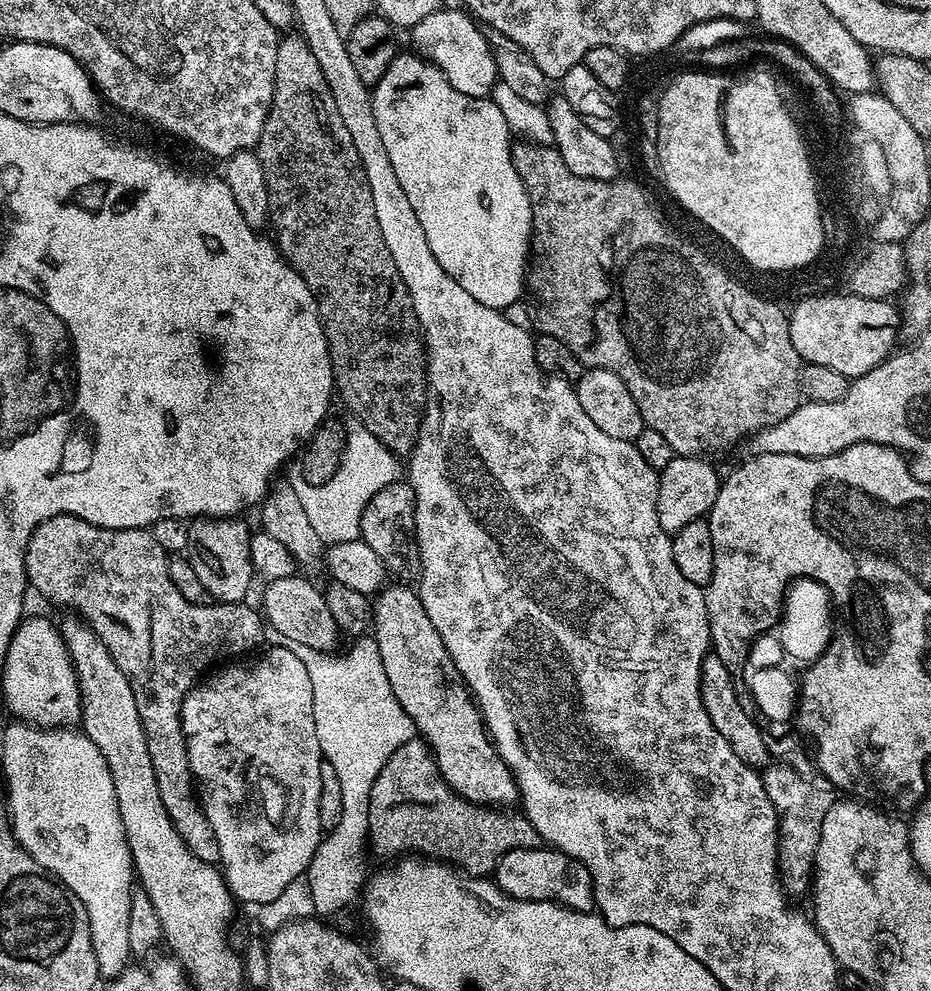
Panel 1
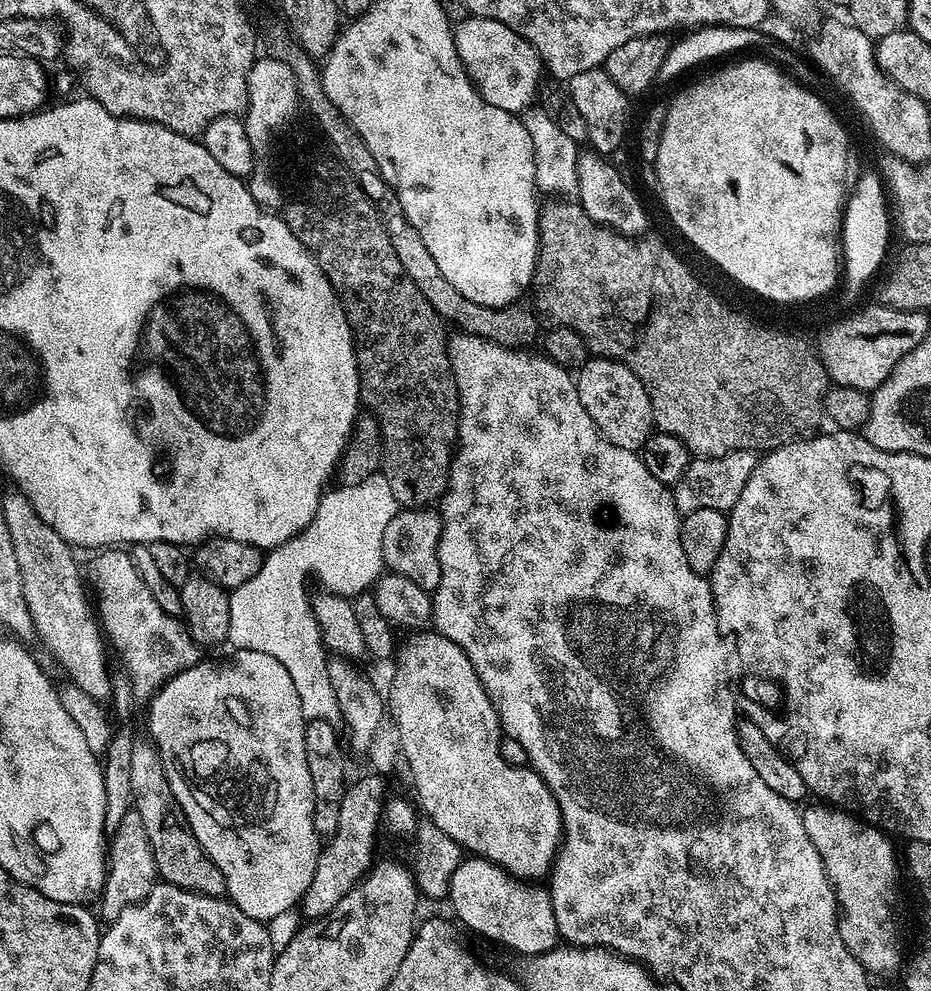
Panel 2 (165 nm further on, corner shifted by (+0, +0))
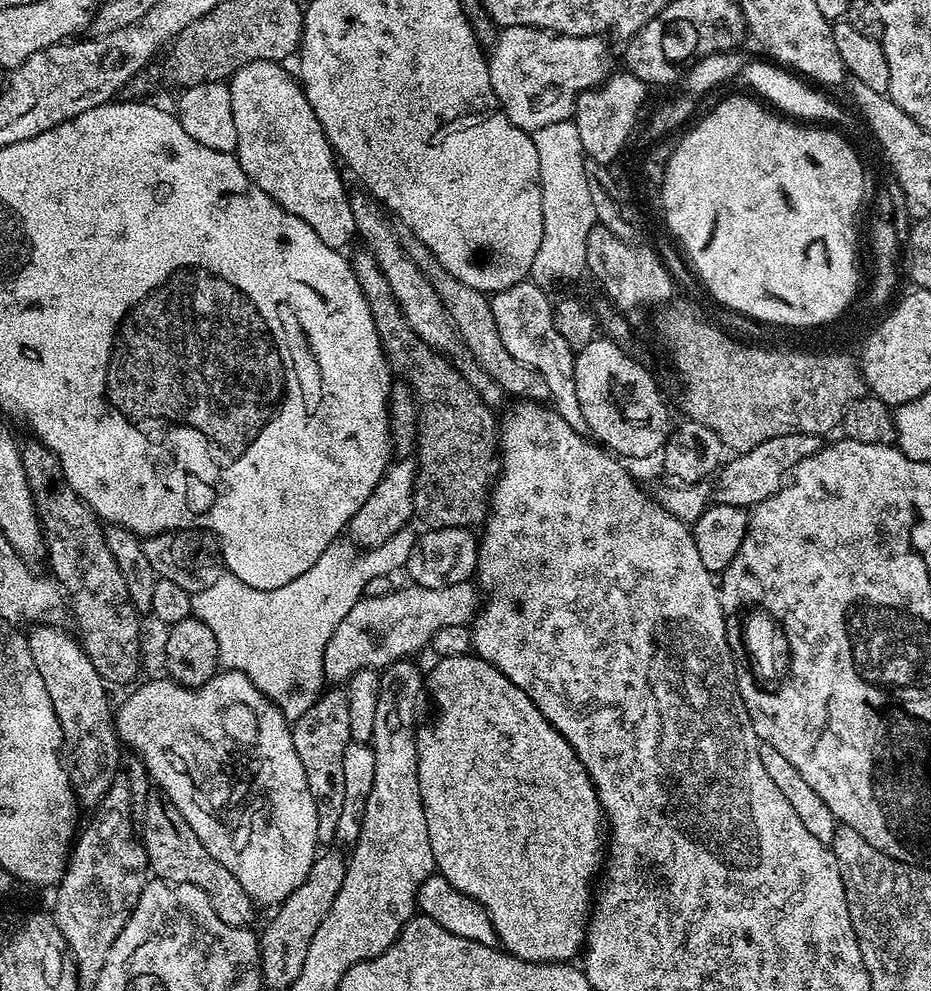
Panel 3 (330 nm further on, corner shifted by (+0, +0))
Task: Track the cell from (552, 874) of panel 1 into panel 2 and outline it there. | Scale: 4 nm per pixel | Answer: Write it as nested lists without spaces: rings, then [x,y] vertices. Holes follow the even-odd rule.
[[[480,856],[461,859],[460,865],[454,870],[454,874],[448,883],[447,903],[452,903],[451,915],[461,925],[465,924],[472,932],[478,932],[506,948],[522,955],[522,958],[541,956],[552,948],[557,947],[560,940],[558,922],[554,918],[554,906],[552,894],[547,887],[536,888],[535,883],[517,880],[510,875],[505,868],[500,868],[494,862],[484,860]]]

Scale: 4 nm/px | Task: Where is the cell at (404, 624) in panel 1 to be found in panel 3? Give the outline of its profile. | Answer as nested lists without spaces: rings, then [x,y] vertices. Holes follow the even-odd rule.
[[[465,654],[463,656],[441,656],[435,661],[437,664],[433,666],[429,672],[426,672],[426,692],[432,695],[432,700],[436,703],[436,721],[429,728],[421,727],[416,734],[416,749],[418,750],[418,786],[422,794],[422,806],[426,814],[426,830],[430,834],[430,850],[434,854],[434,862],[436,863],[436,872],[445,876],[448,881],[458,890],[462,890],[468,896],[477,900],[481,906],[488,911],[488,916],[492,919],[492,925],[496,930],[496,937],[502,945],[503,951],[511,952],[513,956],[522,958],[523,960],[545,961],[545,962],[572,962],[581,955],[582,945],[586,940],[586,925],[590,915],[590,901],[594,896],[594,880],[592,884],[592,875],[597,875],[598,861],[602,856],[602,813],[600,803],[596,798],[596,791],[592,786],[592,779],[588,777],[588,771],[582,766],[582,762],[578,758],[578,754],[574,754],[574,750],[570,746],[570,742],[566,742],[566,738],[562,738],[562,734],[558,734],[558,730],[554,730],[554,726],[550,726],[546,722],[546,718],[542,718],[542,714],[538,710],[538,706],[534,706],[534,702],[530,702],[530,698],[522,690],[518,690],[518,686],[514,686],[514,682],[510,682],[510,678],[506,678],[506,674],[502,674],[490,662],[486,662],[481,656],[475,654]]]

